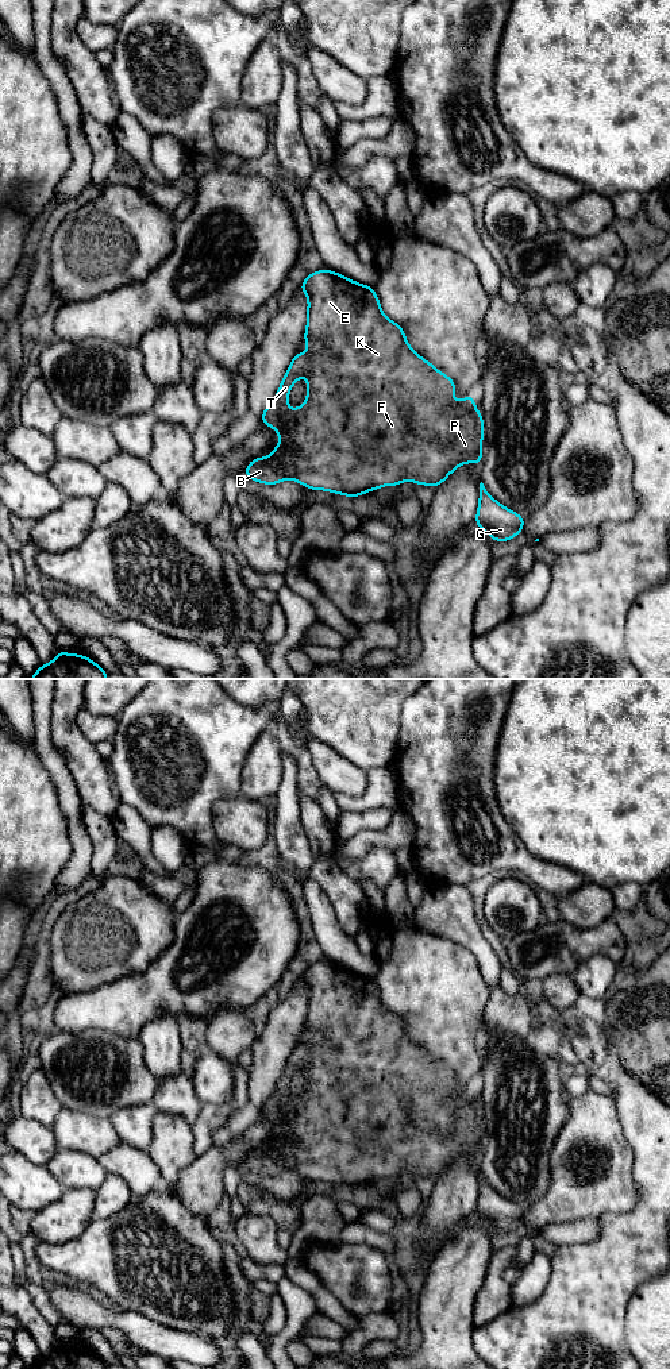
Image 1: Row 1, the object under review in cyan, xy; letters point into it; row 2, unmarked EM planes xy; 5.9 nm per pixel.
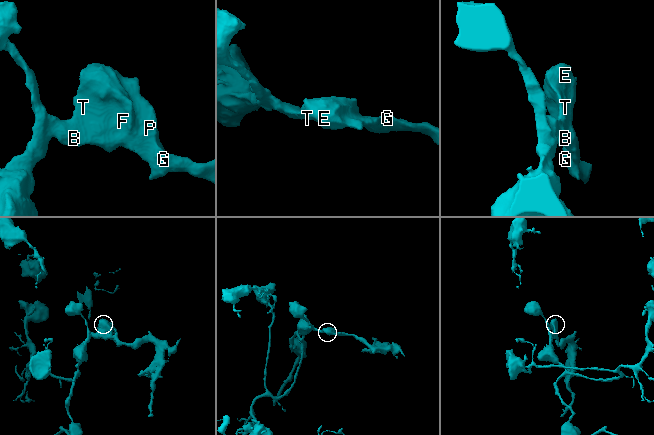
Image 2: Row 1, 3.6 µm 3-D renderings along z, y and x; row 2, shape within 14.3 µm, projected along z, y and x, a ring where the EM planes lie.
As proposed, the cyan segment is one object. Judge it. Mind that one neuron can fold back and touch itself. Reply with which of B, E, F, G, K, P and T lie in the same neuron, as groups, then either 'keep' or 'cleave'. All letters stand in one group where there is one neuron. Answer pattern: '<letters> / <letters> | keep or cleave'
B E F G K P T | keep

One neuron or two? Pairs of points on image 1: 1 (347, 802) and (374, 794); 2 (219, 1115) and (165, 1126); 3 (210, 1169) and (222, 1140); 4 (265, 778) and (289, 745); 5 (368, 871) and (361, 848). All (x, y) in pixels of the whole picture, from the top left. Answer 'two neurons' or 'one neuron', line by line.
1: one neuron
2: two neurons
3: two neurons
4: two neurons
5: two neurons

